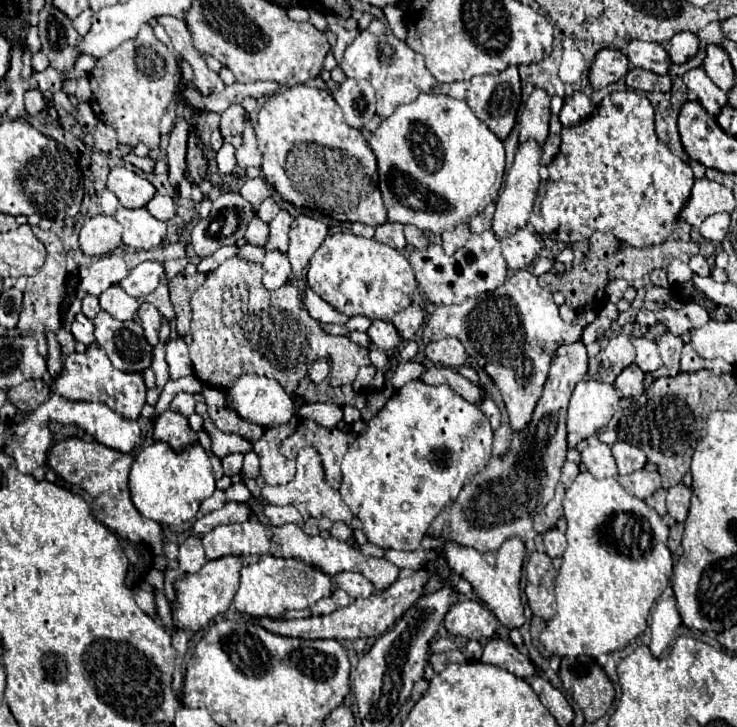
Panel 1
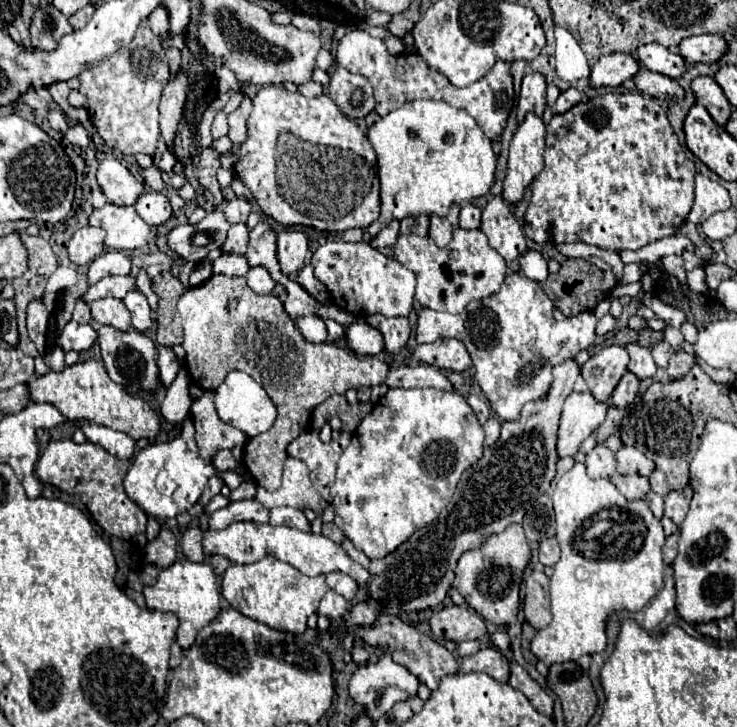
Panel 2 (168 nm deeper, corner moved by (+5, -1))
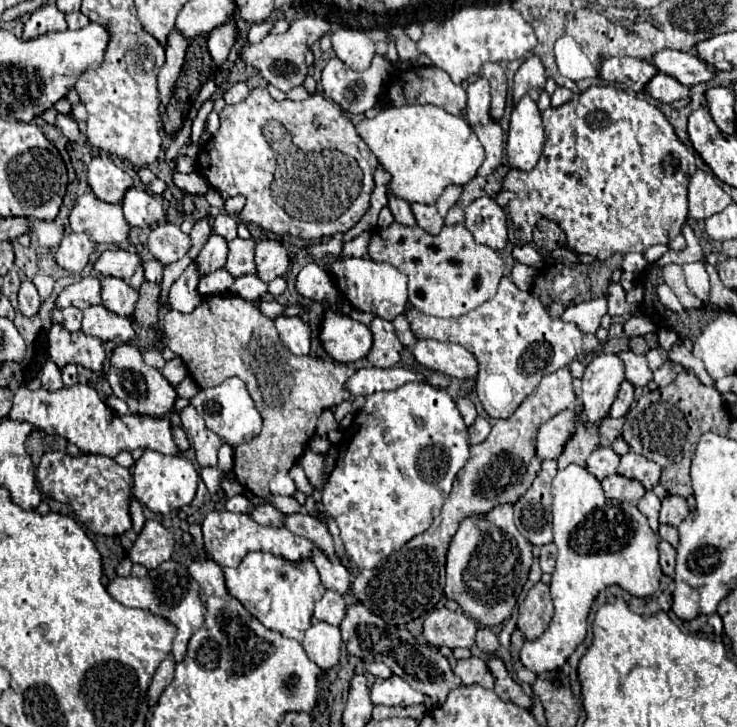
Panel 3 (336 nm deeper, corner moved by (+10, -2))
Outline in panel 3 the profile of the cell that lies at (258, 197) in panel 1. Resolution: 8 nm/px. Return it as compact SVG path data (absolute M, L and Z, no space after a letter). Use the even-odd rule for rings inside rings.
M222 211L222 213L214 219L214 231L216 231L218 235L226 237L228 241L236 237L236 227L238 227L238 223L236 223L234 215L228 215L226 211Z

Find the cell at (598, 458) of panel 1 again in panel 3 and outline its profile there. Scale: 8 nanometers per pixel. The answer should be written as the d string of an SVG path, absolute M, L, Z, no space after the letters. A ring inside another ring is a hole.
M598 447L596 451L590 453L588 461L586 461L586 469L588 473L592 473L598 481L602 481L608 475L616 473L620 457L610 449L610 447Z

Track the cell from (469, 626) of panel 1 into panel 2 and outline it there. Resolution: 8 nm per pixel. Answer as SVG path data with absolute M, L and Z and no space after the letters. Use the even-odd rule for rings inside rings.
M466 602L463 606L449 605L434 613L429 626L437 640L479 640L487 634L483 618Z

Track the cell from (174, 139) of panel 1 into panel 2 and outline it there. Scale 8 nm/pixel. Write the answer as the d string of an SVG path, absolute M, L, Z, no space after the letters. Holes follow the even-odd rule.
M181 68L177 74L171 74L169 82L163 88L159 112L161 112L161 136L167 146L173 146L173 136L175 136L177 124L183 116L187 86L189 86L187 70Z

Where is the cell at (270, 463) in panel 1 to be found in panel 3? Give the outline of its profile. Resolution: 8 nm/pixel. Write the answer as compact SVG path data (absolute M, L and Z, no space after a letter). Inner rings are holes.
M232 293L208 295L192 313L170 309L162 329L168 337L168 347L184 361L200 389L216 387L232 375L240 377L250 389L264 425L258 437L234 447L234 475L240 485L258 497L270 493L268 483L274 473L294 467L314 435L320 413L352 397L344 383L356 369L330 357L290 353L280 341L274 321L258 309L258 301Z

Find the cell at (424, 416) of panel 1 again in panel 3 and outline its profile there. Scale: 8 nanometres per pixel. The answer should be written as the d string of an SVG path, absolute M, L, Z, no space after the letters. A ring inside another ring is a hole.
M410 383L394 391L368 395L366 405L356 413L336 449L338 457L322 491L322 505L336 519L350 559L360 569L374 569L380 559L430 527L450 493L456 473L470 457L470 437L468 427L446 389L428 383Z

